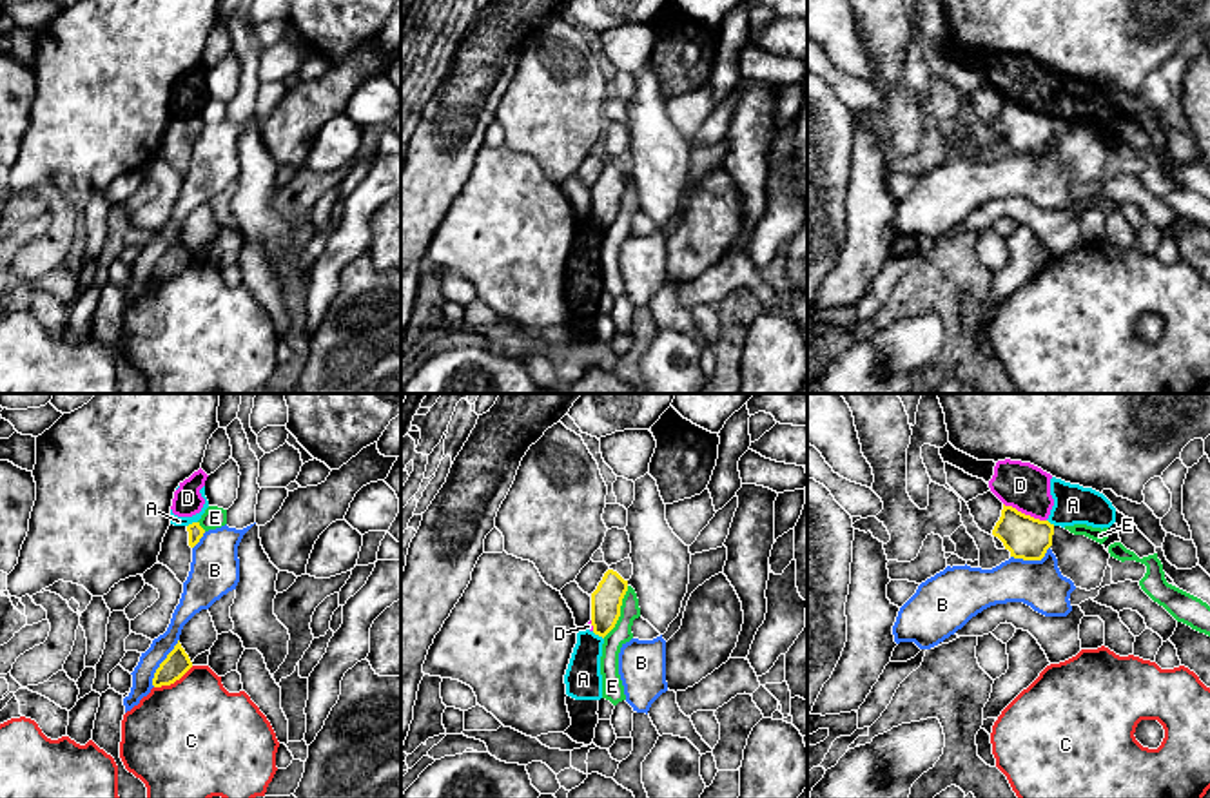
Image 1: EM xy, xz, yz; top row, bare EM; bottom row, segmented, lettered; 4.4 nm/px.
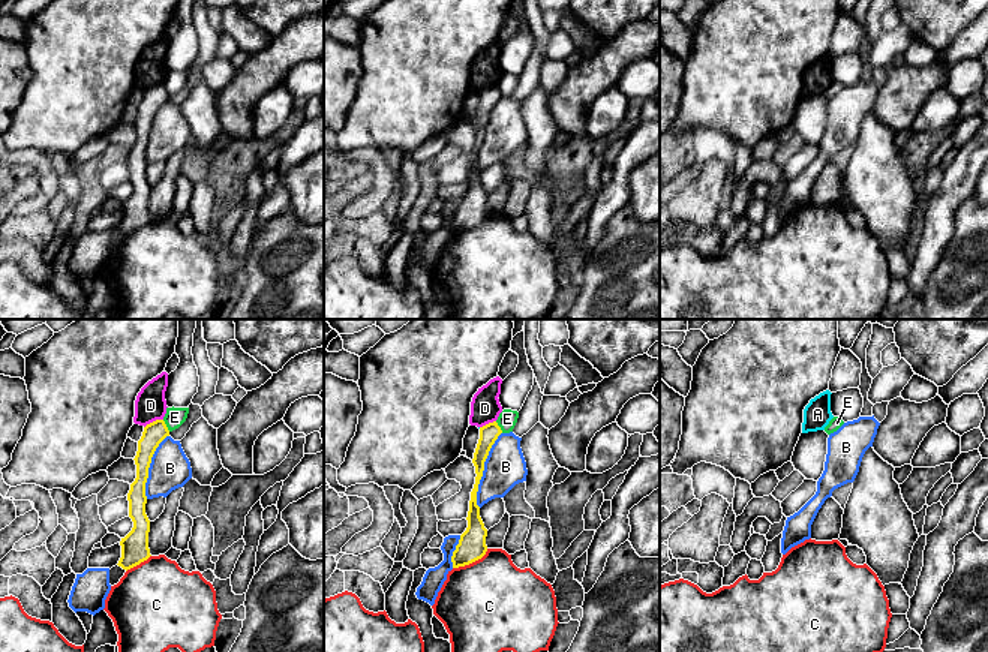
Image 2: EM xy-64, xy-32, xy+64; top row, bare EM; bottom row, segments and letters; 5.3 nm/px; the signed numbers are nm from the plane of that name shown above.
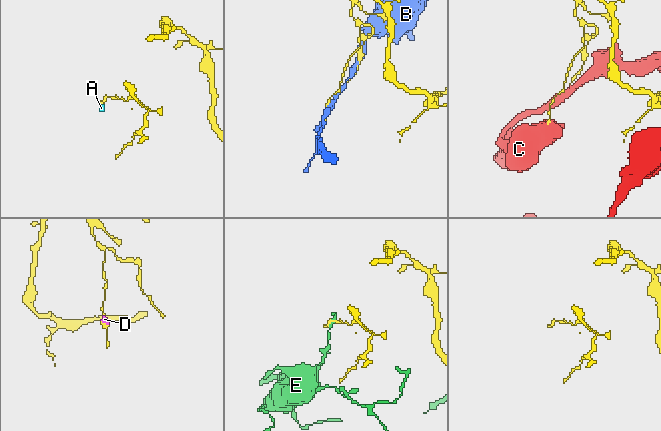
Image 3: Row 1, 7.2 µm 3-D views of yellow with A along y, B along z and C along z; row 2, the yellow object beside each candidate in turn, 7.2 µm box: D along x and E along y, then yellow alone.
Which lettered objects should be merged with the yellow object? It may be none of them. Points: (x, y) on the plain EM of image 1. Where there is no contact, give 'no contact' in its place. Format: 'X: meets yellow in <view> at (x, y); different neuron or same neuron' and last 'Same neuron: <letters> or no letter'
A: meets yellow in xz at (597, 227); different neuron
B: meets yellow in xy at (162, 256); different neuron
C: meets yellow in xy at (173, 276); different neuron
D: meets yellow in yz at (1024, 107); different neuron
E: meets yellow in xz at (619, 205); different neuron
Same neuron: no letter

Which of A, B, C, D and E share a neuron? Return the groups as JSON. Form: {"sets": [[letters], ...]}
{"sets": [["A", "D"], ["B"], ["C"], ["E"]]}

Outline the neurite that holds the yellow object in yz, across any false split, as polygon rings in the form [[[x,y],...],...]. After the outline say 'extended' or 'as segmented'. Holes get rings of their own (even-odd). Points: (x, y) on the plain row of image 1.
[[[1012,100],[1001,103],[992,129],[998,131],[1010,151],[1023,154],[1041,154],[1052,140],[1054,118],[1018,105]]] | as segmented

